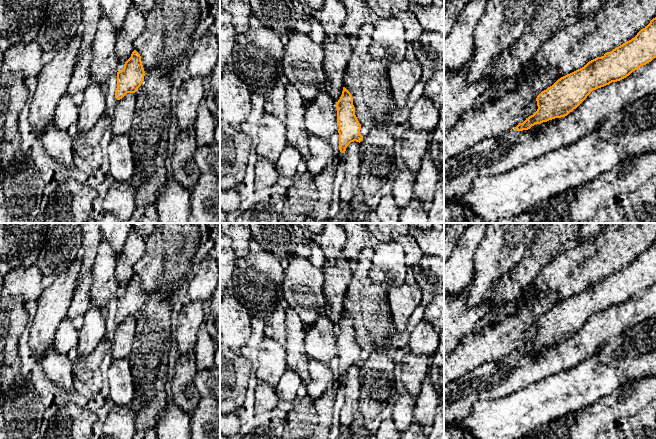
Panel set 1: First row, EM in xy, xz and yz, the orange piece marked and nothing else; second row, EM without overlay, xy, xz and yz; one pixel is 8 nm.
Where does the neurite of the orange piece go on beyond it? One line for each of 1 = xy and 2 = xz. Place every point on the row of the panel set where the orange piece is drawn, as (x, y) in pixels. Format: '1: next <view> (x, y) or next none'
1: next none
2: next none

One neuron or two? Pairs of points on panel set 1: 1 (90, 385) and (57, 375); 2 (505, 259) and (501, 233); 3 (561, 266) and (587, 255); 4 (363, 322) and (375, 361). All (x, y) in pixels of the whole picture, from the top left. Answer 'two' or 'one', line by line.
1: two
2: one
3: one
4: two

